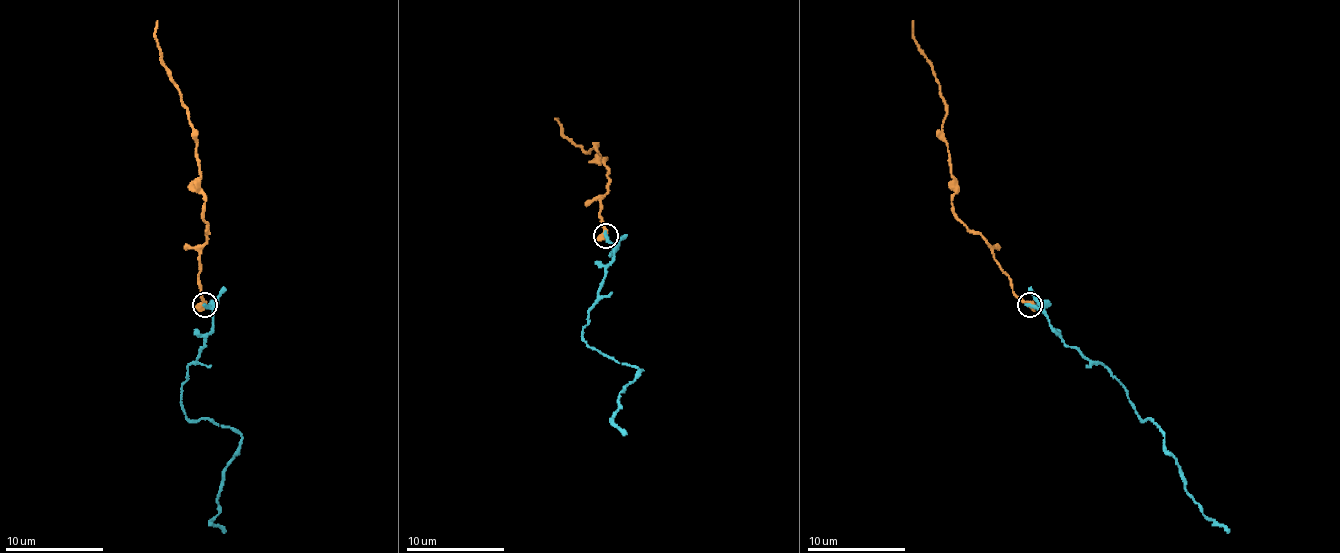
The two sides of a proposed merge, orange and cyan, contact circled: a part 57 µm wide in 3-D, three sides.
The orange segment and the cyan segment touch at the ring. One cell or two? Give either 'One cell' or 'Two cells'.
One cell

